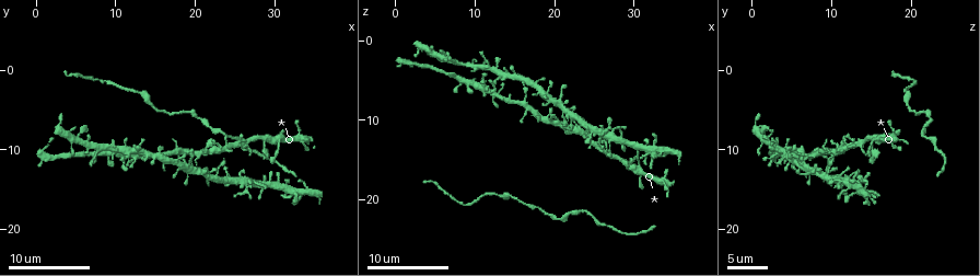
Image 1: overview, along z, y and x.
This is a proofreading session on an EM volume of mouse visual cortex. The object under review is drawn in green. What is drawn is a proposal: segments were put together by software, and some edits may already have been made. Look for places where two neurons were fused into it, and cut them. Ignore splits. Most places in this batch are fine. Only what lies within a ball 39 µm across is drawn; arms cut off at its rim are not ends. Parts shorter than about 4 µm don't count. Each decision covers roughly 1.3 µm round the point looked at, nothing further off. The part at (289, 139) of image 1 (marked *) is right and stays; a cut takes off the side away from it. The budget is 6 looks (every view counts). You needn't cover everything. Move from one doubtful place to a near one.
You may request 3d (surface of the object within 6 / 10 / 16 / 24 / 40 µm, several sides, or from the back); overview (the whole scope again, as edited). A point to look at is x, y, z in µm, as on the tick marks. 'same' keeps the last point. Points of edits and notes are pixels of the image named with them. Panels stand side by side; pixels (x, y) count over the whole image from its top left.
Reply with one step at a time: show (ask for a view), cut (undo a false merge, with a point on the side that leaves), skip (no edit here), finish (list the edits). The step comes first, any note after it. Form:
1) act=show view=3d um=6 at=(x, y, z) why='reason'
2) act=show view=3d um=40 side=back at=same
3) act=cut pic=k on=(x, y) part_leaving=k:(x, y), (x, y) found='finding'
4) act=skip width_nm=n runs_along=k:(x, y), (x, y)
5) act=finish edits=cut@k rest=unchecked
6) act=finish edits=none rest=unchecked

act=show view=3d um=16 at=(21.5, 7.5, 21.5)

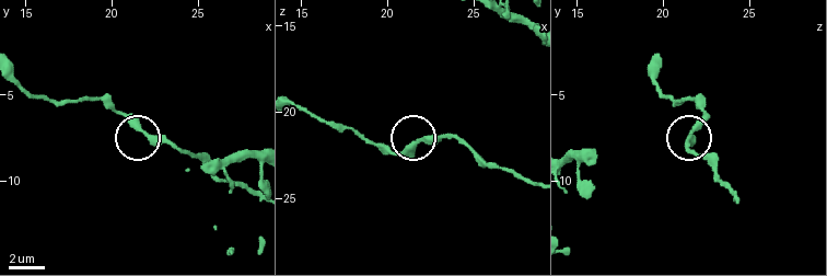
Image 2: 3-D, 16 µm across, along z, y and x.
act=show view=3d um=6 at=(21.7, 7.1, 21.8)

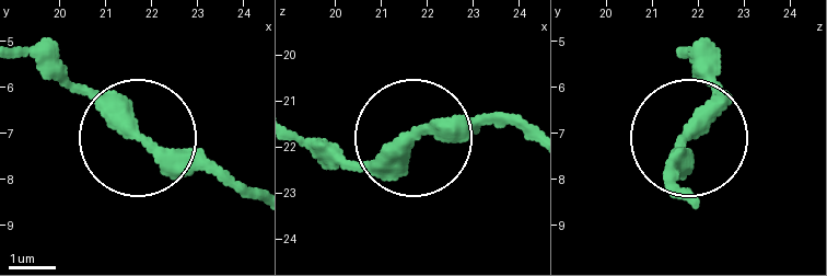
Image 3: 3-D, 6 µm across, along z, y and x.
act=skip found='all the same neuron'

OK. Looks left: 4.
act=show view=3d um=6 at=(13.0, 2.5, 19.5) why='thick turns thin'

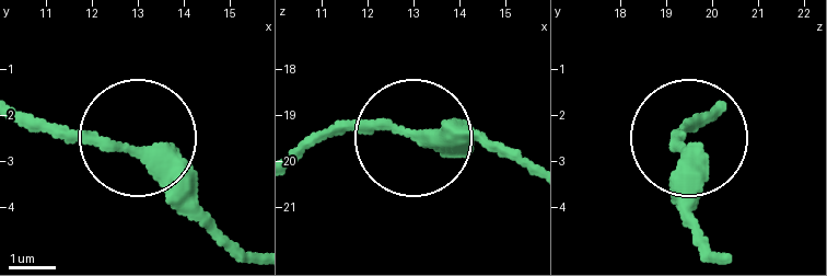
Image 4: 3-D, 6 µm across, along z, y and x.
act=skip width_nm=340 runs_along=4:(252, 254), (123, 148), (32, 128) found='one neuron here'

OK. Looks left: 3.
act=show view=3d um=6 at=(17.5, 11.5, 5.0) why='looks like a crossing'

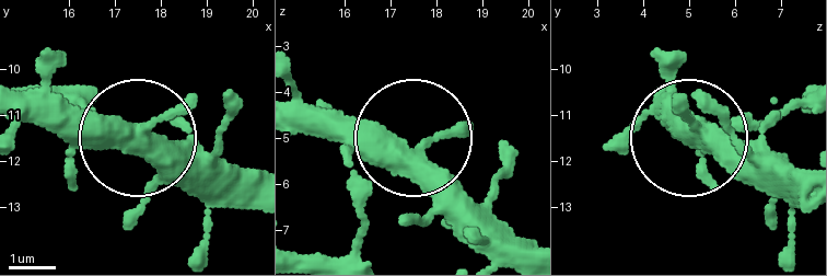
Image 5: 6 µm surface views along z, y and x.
act=show view=3d um=6 side=back at=(17.20, 11.40, 5.30) why='from behind'

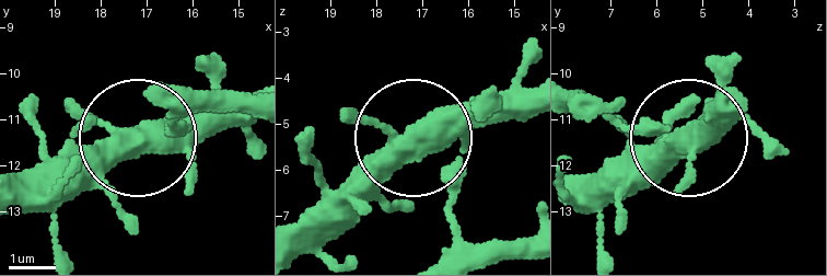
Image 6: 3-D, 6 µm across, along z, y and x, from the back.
act=skip side_arm_um=18 runs_along=6:(449, 246), (456, 223), (444, 176), (417, 145), (527, 114) found='all the same neuron'

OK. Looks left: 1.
act=finish edits=none rest=unchecked

